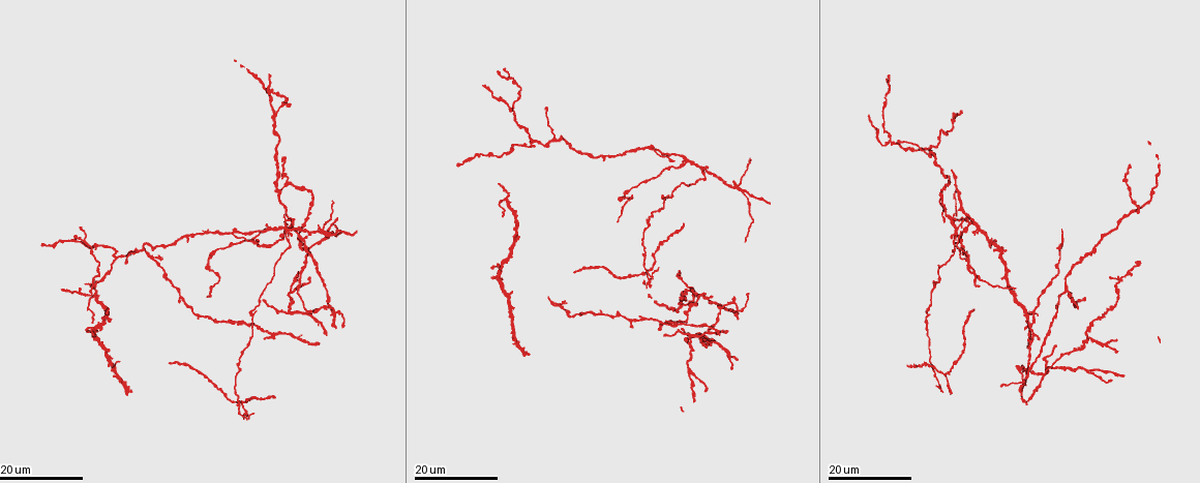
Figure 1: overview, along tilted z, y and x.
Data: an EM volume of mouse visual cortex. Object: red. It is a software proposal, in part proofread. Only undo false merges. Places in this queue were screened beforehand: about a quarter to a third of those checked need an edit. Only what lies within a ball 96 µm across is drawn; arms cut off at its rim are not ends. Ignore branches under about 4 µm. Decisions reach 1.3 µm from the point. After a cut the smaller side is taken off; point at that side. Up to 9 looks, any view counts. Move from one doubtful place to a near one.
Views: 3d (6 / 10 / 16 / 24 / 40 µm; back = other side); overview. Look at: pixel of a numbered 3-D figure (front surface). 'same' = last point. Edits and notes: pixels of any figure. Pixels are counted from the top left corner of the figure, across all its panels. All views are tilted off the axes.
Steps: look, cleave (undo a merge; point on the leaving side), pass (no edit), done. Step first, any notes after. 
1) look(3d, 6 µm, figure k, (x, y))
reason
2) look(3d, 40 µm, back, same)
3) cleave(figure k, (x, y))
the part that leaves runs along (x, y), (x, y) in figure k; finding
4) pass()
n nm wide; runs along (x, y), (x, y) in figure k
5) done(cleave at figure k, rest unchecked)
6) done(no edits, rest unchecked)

look(3d, 16 µm, figure 1, (219, 278))
thick turns thin

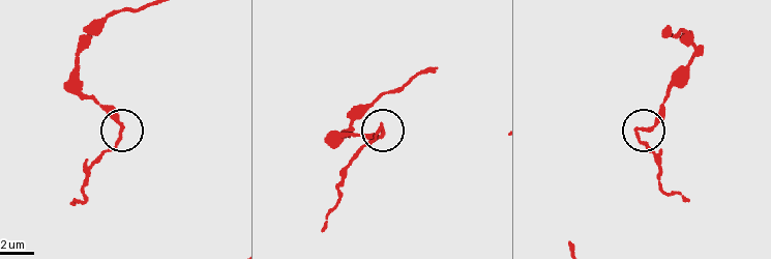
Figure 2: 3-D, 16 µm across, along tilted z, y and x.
look(3d, 10 µm, figure 2, (641, 131))
closer look

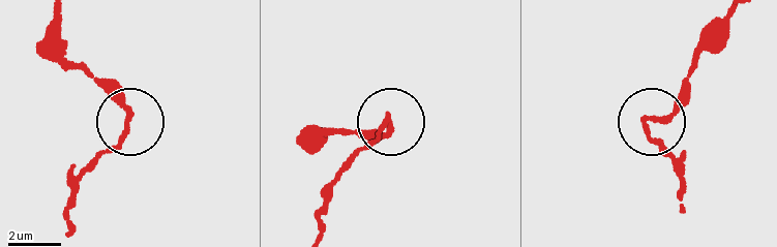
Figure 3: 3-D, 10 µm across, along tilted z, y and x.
pass()
190 nm wide; continuous, no second cell

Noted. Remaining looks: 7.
look(3d, 24 µm, figure 1, (1067, 291))

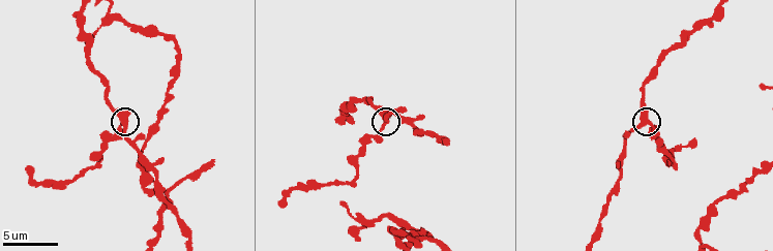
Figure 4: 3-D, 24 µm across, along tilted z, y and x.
look(3d, 6 µm, figure 4, (124, 119))

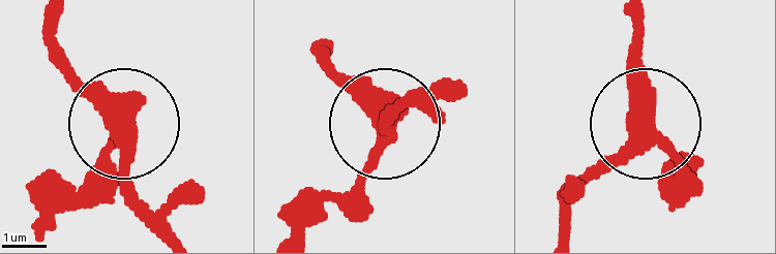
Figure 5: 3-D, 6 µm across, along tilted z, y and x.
pass()
4 arms; continuous, no second cell

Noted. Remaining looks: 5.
look(3d, 16 µm, figure 1, (955, 232))
four or more arms meet

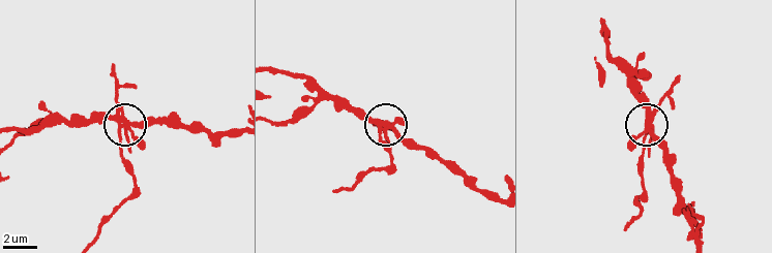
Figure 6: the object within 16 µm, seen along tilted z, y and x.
look(3d, 6 µm, figure 6, (379, 128))

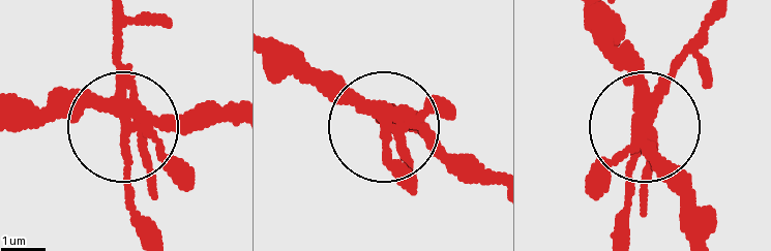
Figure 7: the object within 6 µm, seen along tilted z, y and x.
look(3d, 6 µm, back, figure 7, (647, 127))

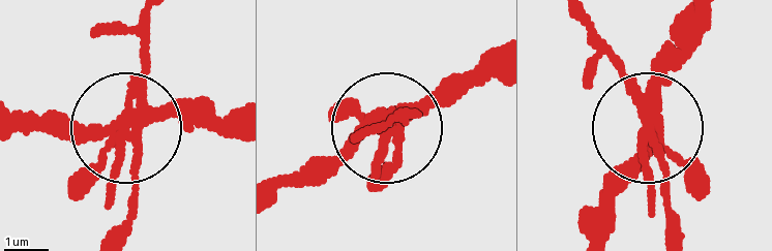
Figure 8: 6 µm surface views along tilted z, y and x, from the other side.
cleave(figure 8, (148, 42))
side arm 67 µm; 5 arms; two cells meet here

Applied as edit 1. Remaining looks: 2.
look(3d, 16 µm, figure 1, (685, 163))

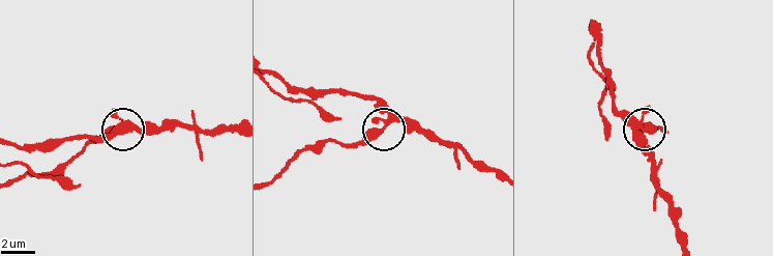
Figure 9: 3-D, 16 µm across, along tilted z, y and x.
look(3d, 10 µm, figure 9, (639, 125))

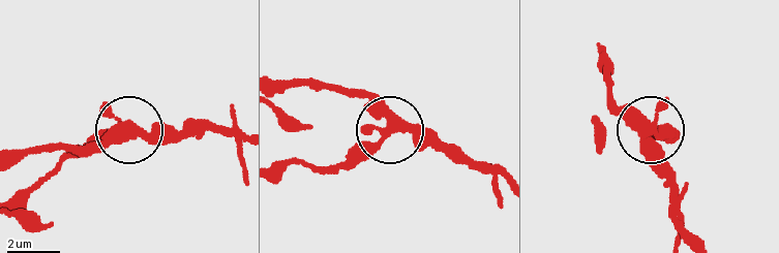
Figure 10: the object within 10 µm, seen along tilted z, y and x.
pass()
runs along (497, 168), (424, 146), (398, 127), (338, 170) in figure 10; continuous, no second cell

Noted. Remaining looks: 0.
done(cleave at figure 8, rest unchecked)

